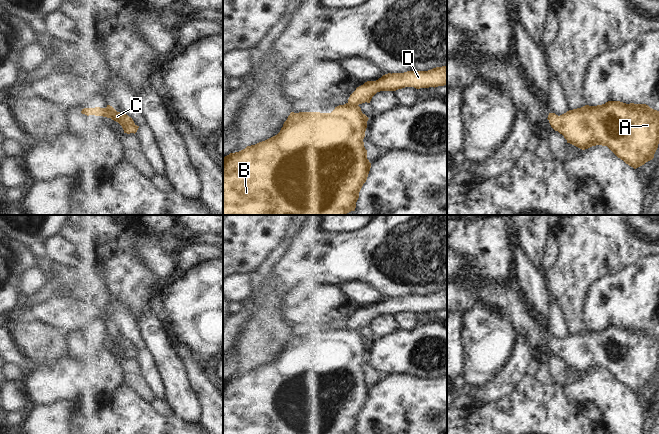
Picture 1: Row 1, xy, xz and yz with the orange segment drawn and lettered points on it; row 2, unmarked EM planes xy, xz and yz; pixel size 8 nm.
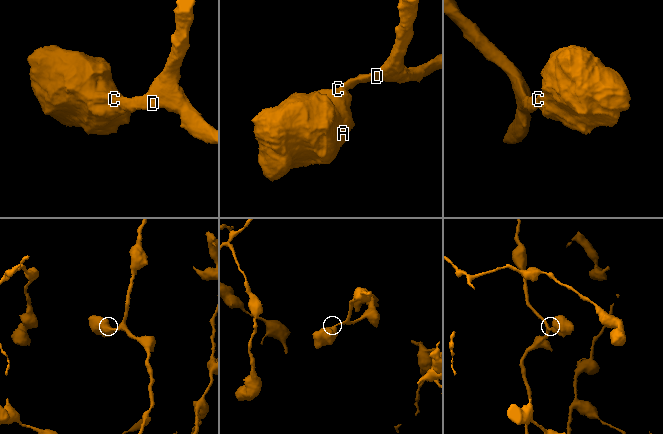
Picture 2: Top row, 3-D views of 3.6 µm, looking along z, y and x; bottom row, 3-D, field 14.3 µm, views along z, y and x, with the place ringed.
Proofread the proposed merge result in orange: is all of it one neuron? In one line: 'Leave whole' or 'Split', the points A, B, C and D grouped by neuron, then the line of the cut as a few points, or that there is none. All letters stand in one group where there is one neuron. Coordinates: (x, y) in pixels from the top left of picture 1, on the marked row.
Leave whole. Groups: A B C D. No split.

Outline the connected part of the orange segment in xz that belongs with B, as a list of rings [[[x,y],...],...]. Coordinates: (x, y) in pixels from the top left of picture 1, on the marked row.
[[[447,65],[436,67],[428,71],[388,73],[376,81],[367,81],[363,85],[357,87],[350,95],[348,102],[344,105],[335,107],[331,113],[291,112],[277,135],[255,145],[247,146],[239,152],[230,153],[223,157],[223,215],[346,215],[351,211],[355,211],[359,192],[363,184],[366,182],[371,168],[371,163],[367,159],[367,150],[365,149],[363,142],[369,118],[362,113],[361,108],[358,105],[365,102],[370,103],[372,97],[380,91],[396,91],[405,87],[414,87],[416,89],[429,87],[435,88],[444,85],[447,85]]]

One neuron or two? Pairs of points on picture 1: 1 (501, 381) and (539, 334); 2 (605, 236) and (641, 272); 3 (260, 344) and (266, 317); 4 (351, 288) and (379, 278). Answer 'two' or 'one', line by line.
1: two
2: two
3: one
4: two

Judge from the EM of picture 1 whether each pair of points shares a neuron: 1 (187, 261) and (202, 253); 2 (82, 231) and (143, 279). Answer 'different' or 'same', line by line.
1: same
2: same

